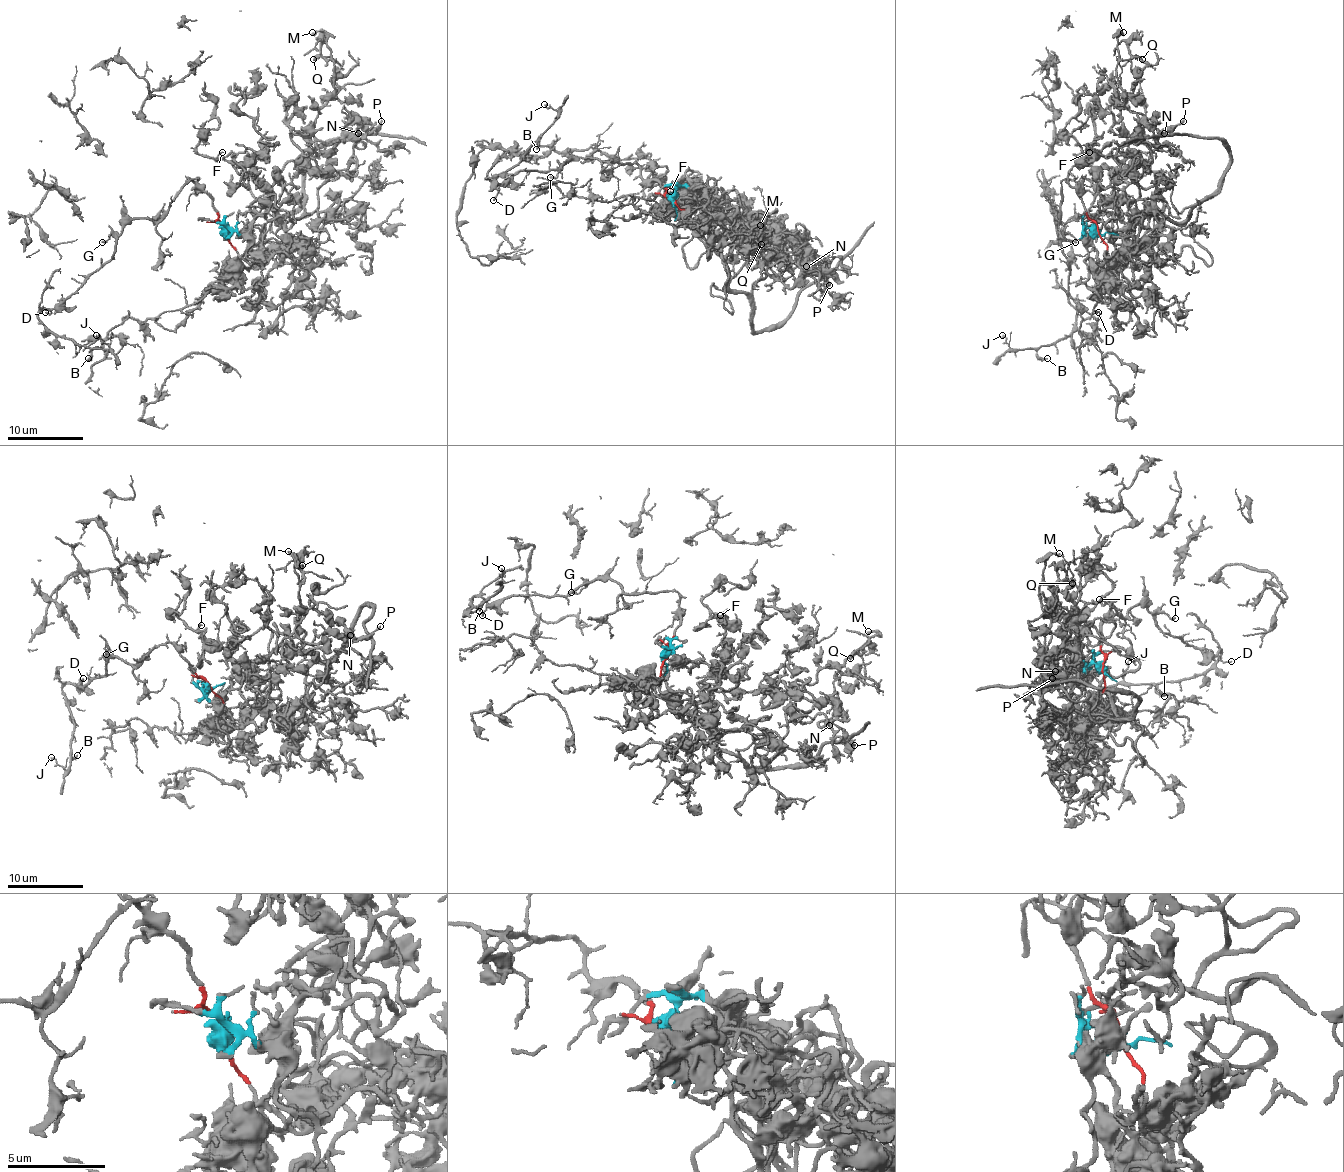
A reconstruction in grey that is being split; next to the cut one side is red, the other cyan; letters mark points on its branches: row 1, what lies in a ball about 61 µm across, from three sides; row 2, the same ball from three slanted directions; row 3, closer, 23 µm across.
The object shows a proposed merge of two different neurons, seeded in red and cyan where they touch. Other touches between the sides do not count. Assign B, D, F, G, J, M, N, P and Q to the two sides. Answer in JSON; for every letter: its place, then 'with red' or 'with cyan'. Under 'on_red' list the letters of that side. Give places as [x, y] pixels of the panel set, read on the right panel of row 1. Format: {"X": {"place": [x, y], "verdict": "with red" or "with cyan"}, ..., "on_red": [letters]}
{"B": {"place": [1047, 358], "verdict": "with red"}, "D": {"place": [1098, 312], "verdict": "with red"}, "F": {"place": [1089, 152], "verdict": "with cyan"}, "G": {"place": [1075, 242], "verdict": "with red"}, "J": {"place": [1002, 335], "verdict": "with red"}, "M": {"place": [1123, 32], "verdict": "with cyan"}, "N": {"place": [1164, 133], "verdict": "with cyan"}, "P": {"place": [1183, 121], "verdict": "with cyan"}, "Q": {"place": [1142, 59], "verdict": "with cyan"}, "on_red": ["B", "D", "G", "J"]}

